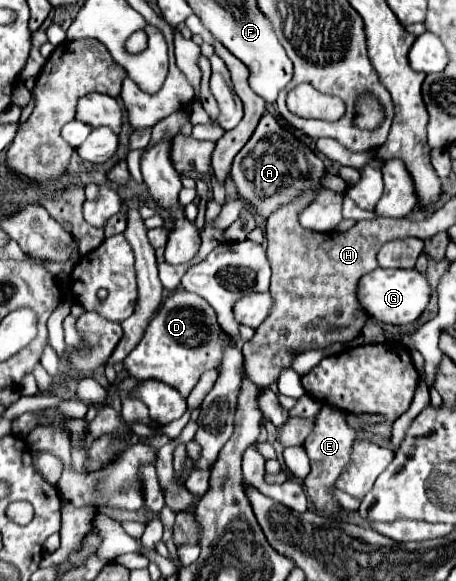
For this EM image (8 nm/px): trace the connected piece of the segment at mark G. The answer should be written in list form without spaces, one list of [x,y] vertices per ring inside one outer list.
[[[377,268],[375,272],[369,272],[361,280],[359,300],[363,300],[363,306],[367,308],[367,312],[371,312],[373,320],[391,324],[391,326],[401,326],[401,324],[415,322],[427,310],[427,304],[431,300],[431,286],[429,286],[427,274],[419,272],[415,268],[411,268],[411,270]]]

